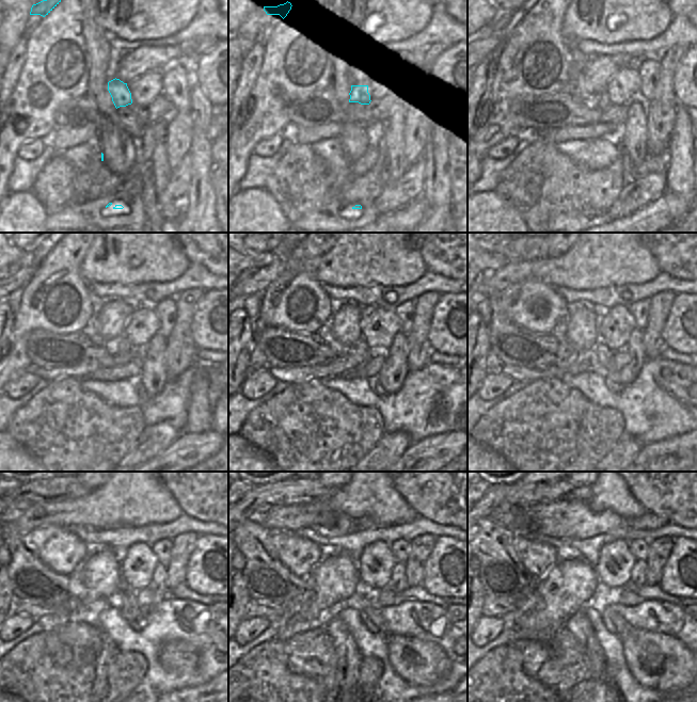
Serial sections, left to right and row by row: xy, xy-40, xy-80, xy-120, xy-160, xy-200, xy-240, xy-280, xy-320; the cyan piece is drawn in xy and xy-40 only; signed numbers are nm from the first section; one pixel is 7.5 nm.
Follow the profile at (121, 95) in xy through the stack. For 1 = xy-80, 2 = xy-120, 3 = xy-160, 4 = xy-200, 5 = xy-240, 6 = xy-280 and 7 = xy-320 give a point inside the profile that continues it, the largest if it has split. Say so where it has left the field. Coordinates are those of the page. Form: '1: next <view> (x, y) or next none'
1: next xy-80 (601, 101)
2: next xy-120 (121, 346)
3: next xy-160 (360, 353)
4: next xy-200 (600, 360)
5: next xy-240 (125, 601)
6: next xy-280 (368, 605)
7: next xy-320 (658, 661)

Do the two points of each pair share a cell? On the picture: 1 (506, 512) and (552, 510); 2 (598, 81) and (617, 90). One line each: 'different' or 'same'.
1: same
2: different

